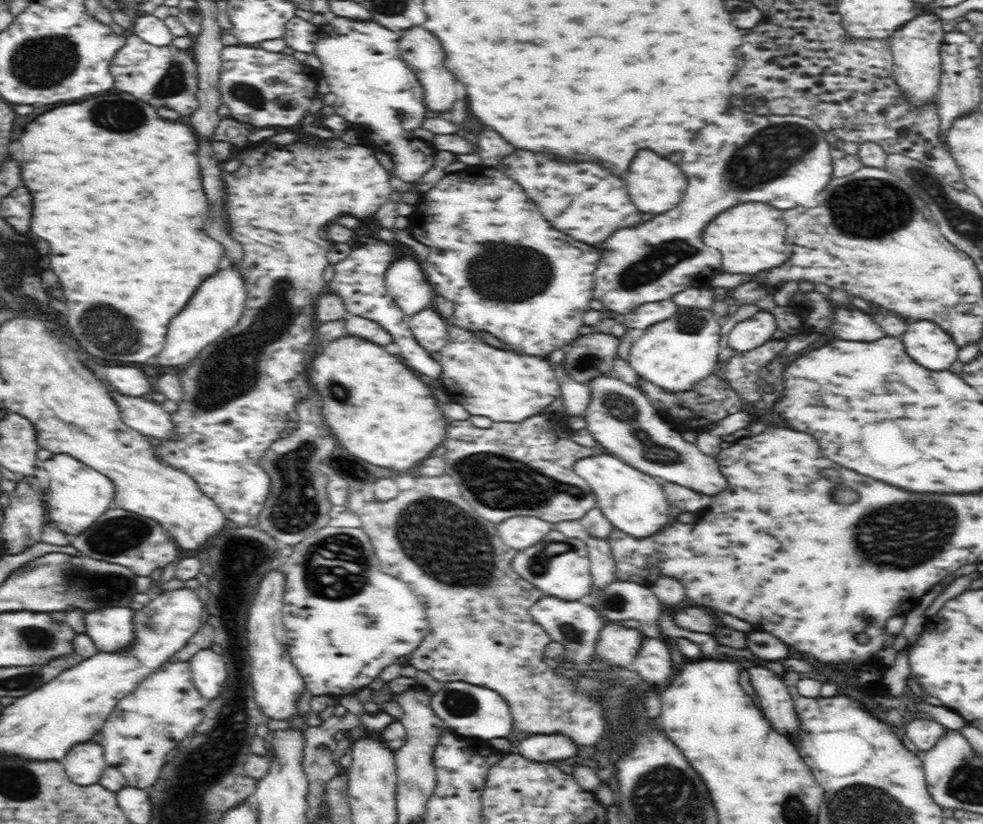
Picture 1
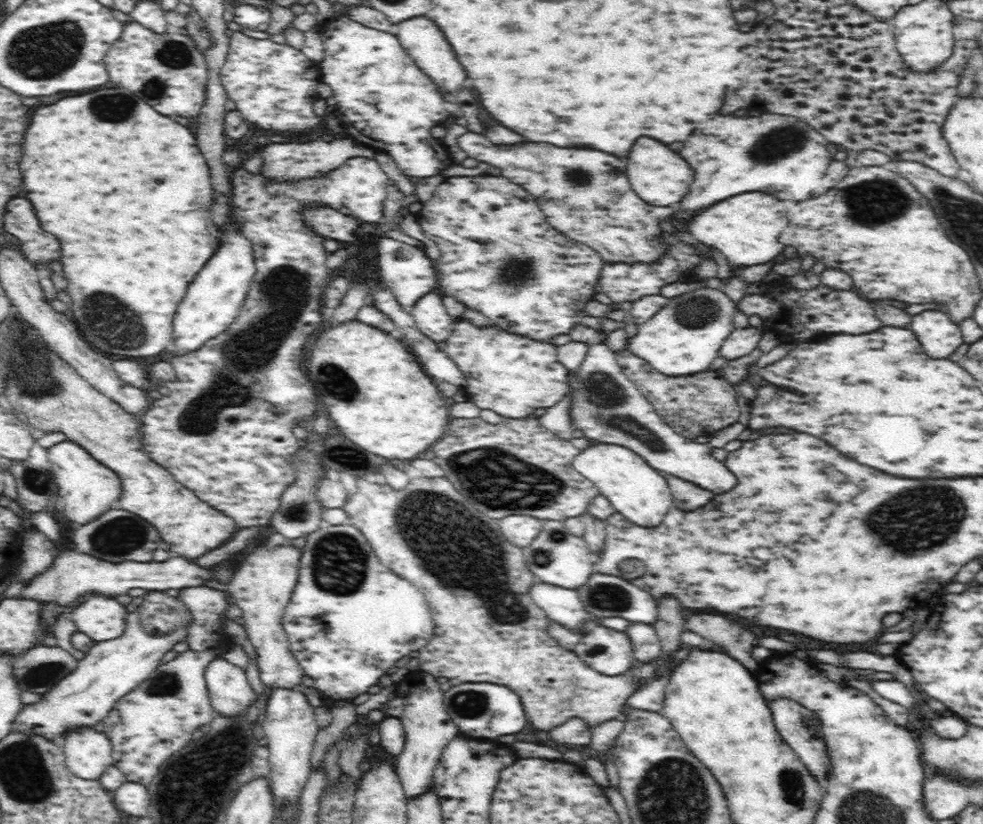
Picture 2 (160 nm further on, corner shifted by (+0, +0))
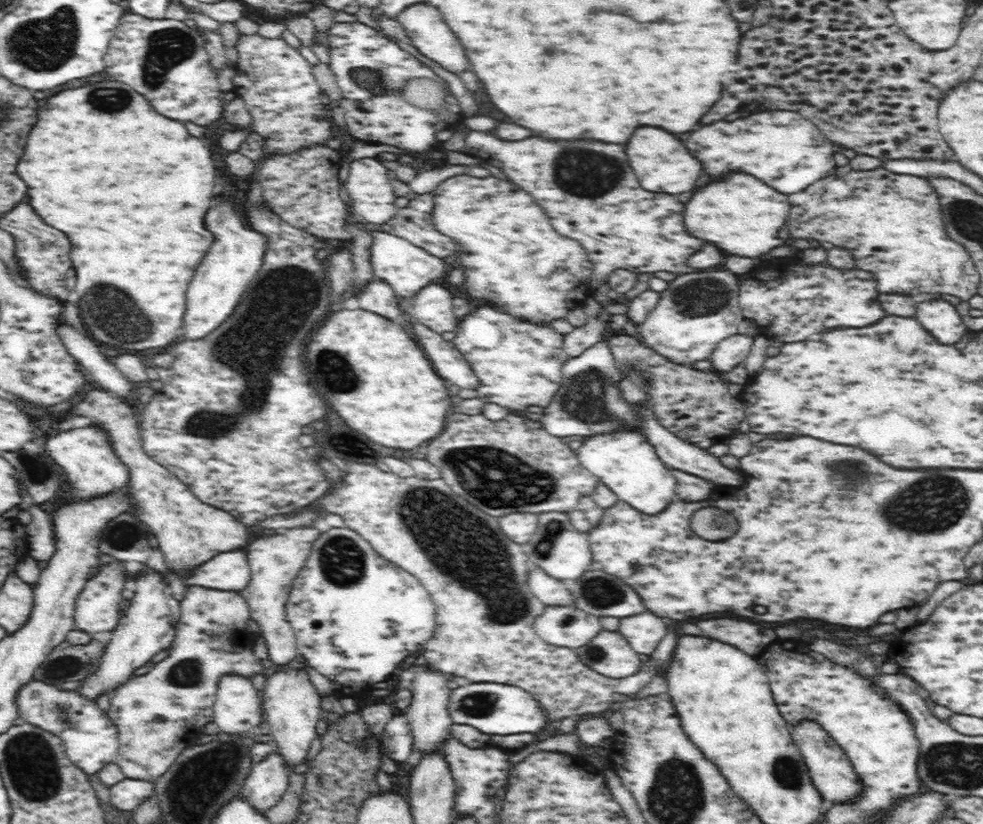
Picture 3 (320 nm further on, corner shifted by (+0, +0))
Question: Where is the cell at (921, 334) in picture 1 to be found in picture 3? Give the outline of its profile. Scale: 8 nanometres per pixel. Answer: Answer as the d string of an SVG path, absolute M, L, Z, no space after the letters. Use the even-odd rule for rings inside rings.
M920 298L916 306L916 318L942 344L958 342L967 328L954 304L938 298L928 298L924 302Z

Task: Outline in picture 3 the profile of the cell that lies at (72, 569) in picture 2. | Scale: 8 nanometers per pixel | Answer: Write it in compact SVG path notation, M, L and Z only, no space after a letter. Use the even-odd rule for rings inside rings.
M243 551L221 552L198 567L185 573L176 569L166 572L166 582L182 582L206 589L225 590L238 593L250 582L250 567Z

